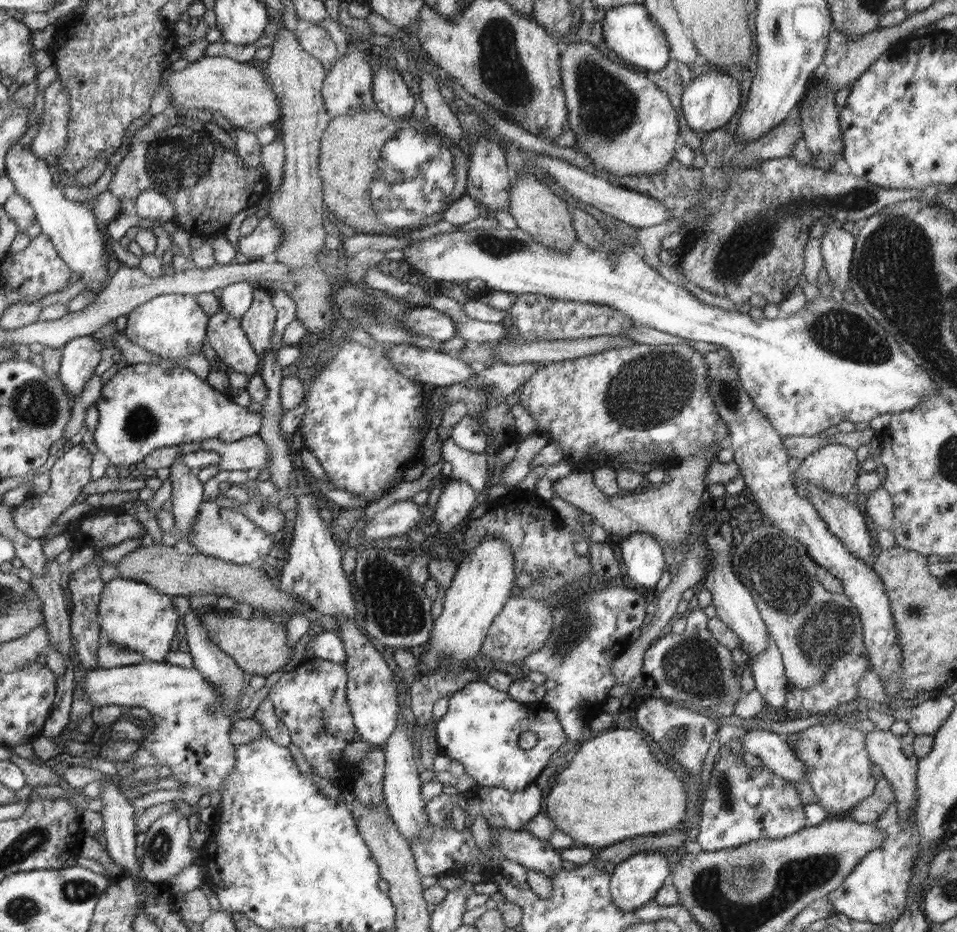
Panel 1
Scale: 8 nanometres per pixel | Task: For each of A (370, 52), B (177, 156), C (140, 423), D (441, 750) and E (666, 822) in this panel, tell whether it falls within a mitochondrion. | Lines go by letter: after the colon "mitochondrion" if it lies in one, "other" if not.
A: other
B: mitochondrion
C: mitochondrion
D: other
E: other

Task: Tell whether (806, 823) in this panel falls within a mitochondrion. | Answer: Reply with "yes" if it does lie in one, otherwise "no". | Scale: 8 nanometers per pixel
no

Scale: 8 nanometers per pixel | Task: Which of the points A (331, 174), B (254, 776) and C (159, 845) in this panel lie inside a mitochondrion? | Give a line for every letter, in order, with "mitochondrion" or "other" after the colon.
A: other
B: other
C: mitochondrion

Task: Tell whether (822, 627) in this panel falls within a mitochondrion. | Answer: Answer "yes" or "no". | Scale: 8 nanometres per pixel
yes

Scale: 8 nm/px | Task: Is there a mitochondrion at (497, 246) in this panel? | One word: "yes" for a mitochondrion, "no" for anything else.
yes

